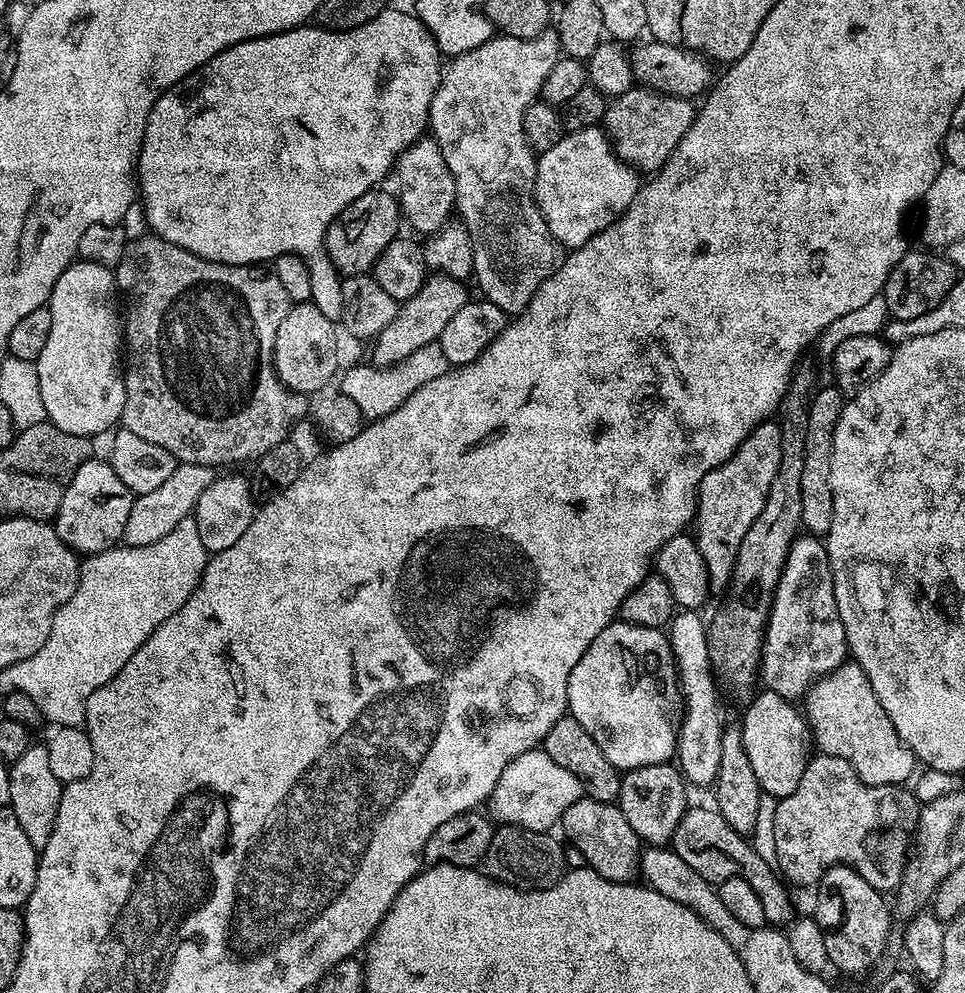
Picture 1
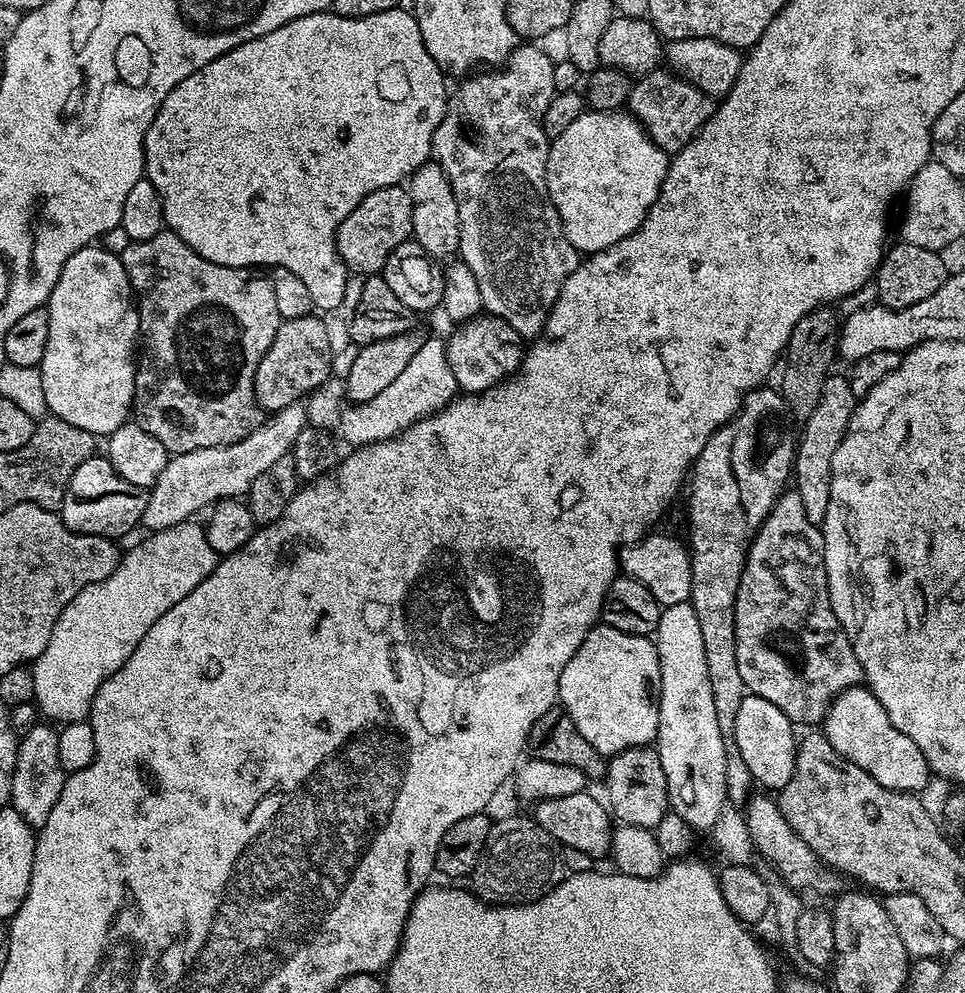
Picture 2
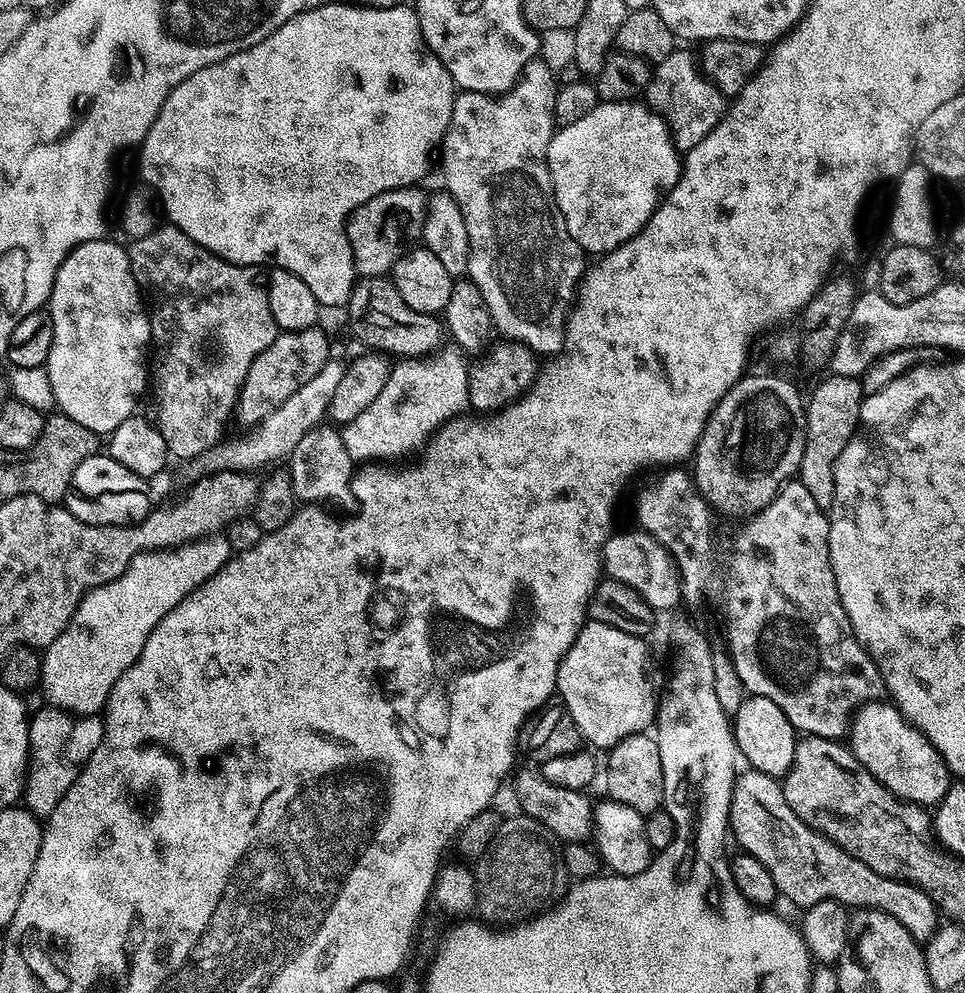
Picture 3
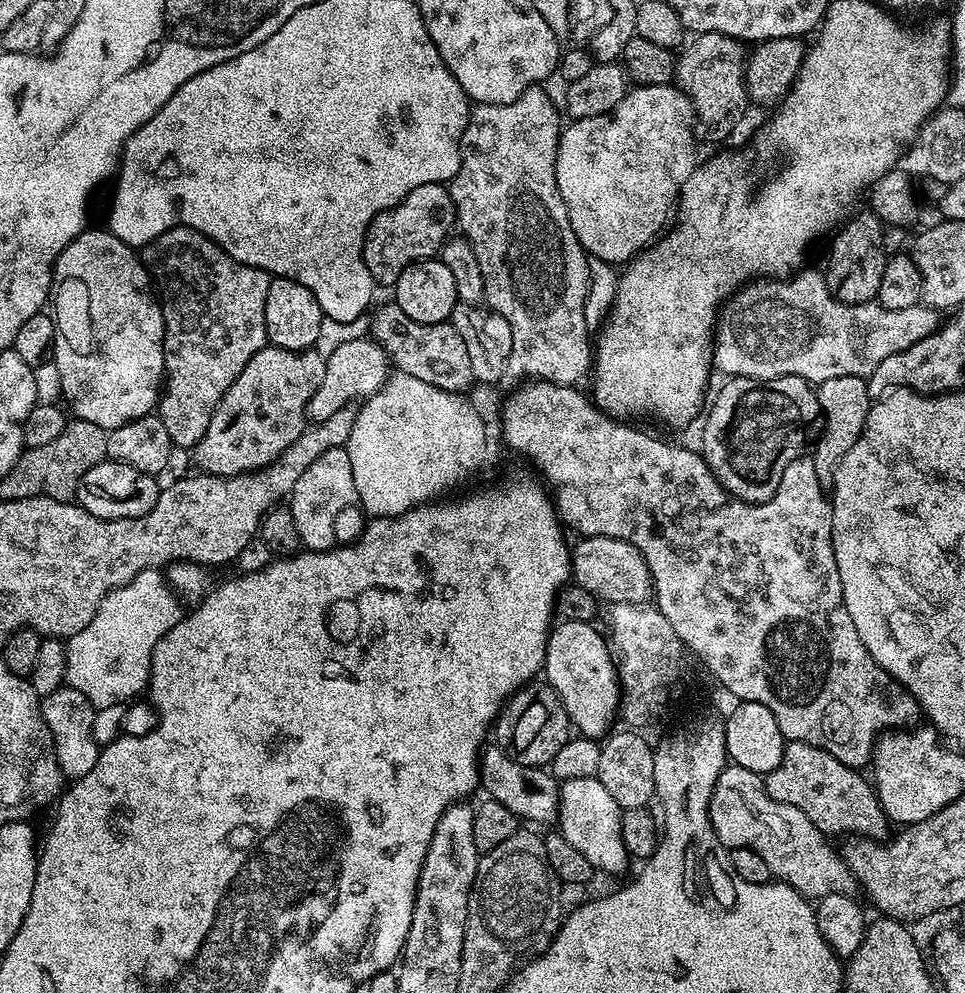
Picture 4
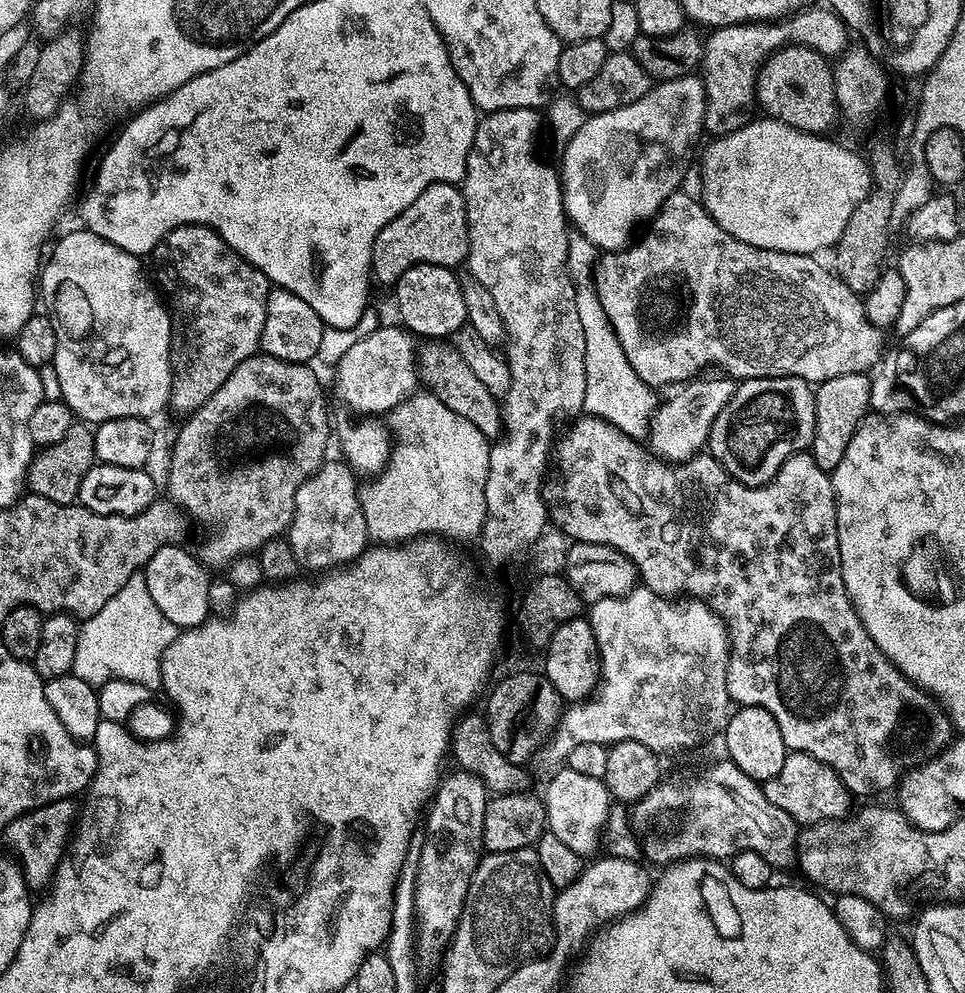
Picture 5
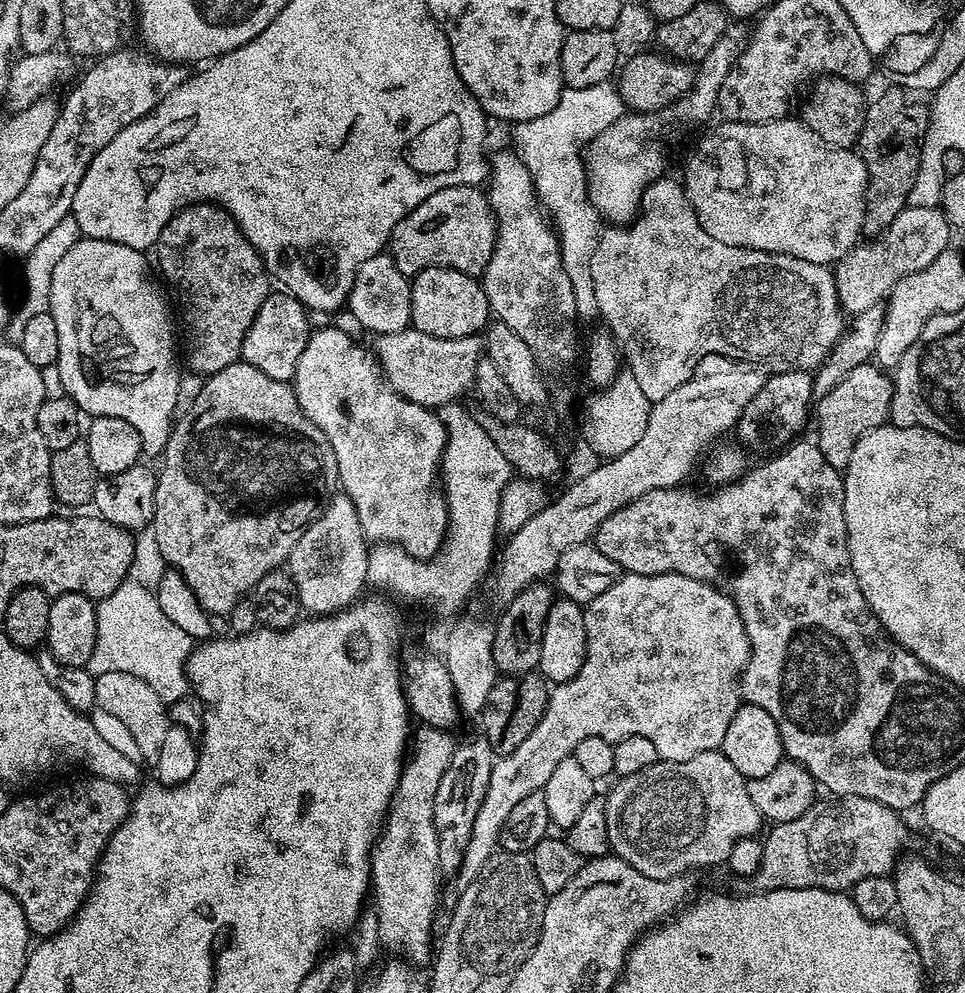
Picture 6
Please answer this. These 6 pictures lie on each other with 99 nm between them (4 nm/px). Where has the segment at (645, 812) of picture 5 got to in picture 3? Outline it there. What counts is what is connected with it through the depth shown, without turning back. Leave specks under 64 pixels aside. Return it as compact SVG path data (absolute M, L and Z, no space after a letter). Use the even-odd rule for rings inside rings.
M744 770L736 777L728 806L728 826L731 839L736 839L743 851L748 852L774 878L774 886L800 910L823 900L837 900L849 910L878 908L890 914L910 930L915 940L927 942L938 927L938 905L926 892L903 880L891 880L858 862L846 850L839 848L830 838L815 832L784 801L781 781L764 772Z

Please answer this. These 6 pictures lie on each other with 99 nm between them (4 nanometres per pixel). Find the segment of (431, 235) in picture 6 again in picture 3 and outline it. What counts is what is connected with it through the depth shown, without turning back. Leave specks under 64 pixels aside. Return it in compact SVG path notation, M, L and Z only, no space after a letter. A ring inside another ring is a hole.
M413 186L383 192L358 206L358 210L348 217L348 241L354 254L354 266L361 277L387 277L398 258L402 258L421 239L430 203L429 194L422 189Z

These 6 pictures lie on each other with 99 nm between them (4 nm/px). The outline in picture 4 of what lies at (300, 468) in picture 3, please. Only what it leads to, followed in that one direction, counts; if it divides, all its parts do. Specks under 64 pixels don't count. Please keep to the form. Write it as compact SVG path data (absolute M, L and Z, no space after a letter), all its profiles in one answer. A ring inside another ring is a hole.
M344 448L326 450L306 470L302 470L302 478L294 482L290 493L290 511L294 526L299 536L299 543L310 552L327 552L337 543L336 519L351 504L357 503L354 490L354 474L350 470L350 458Z

